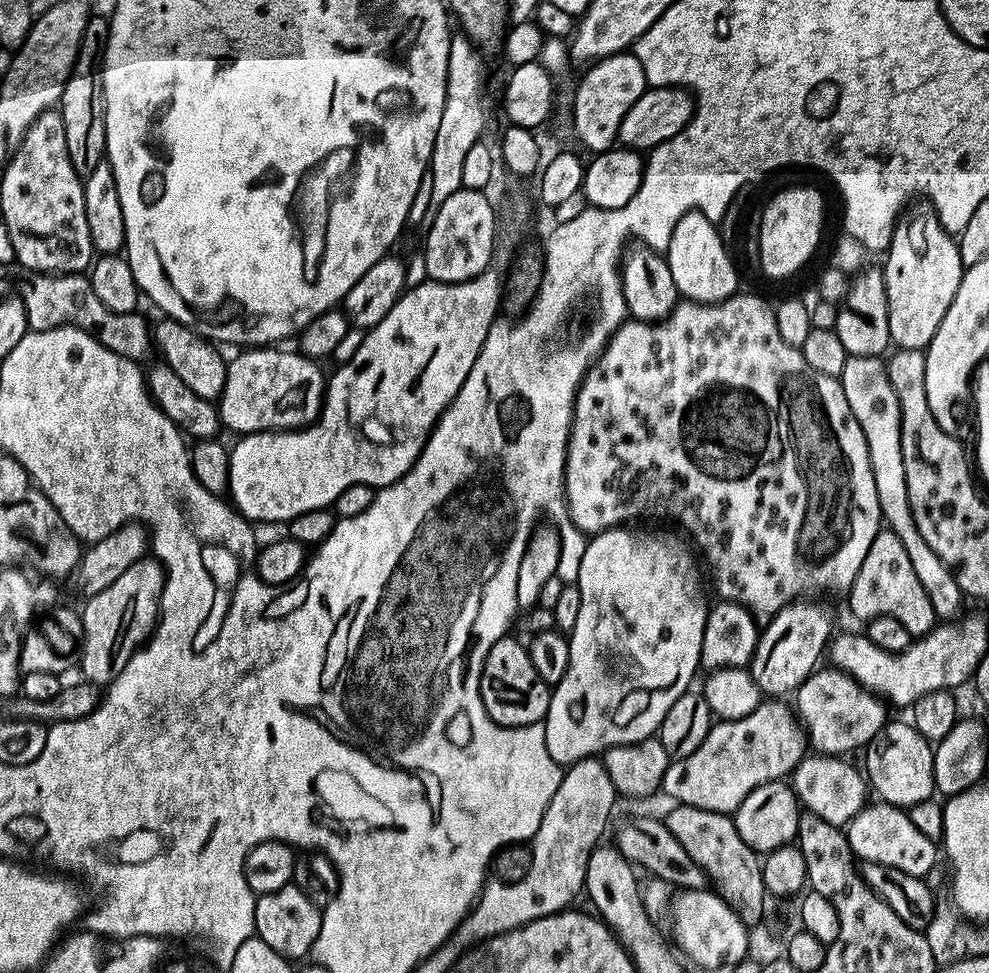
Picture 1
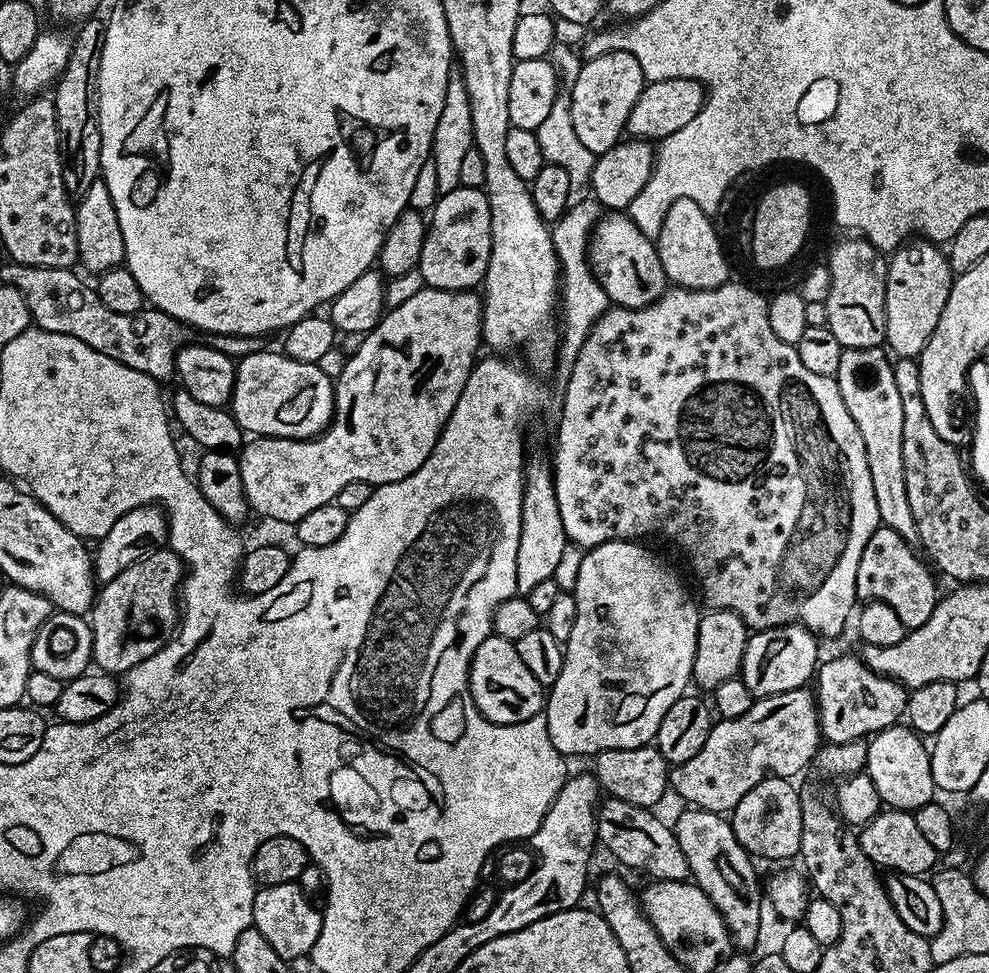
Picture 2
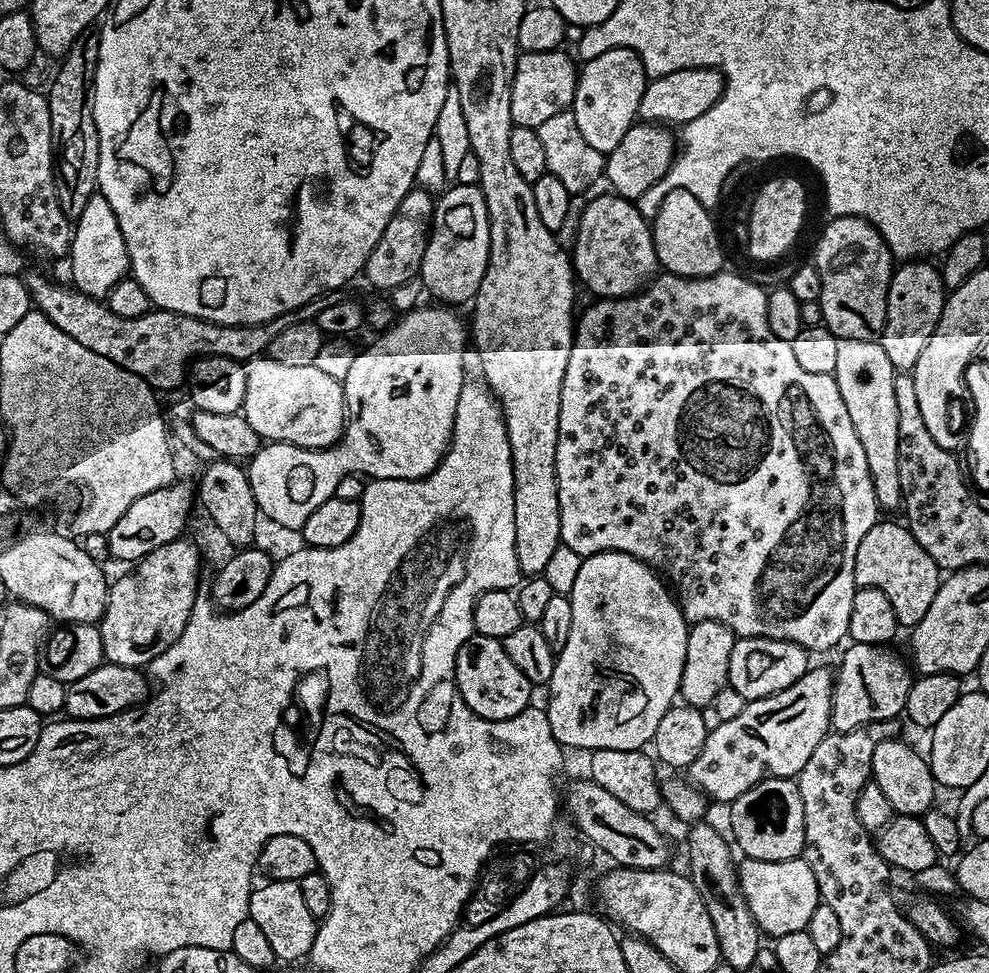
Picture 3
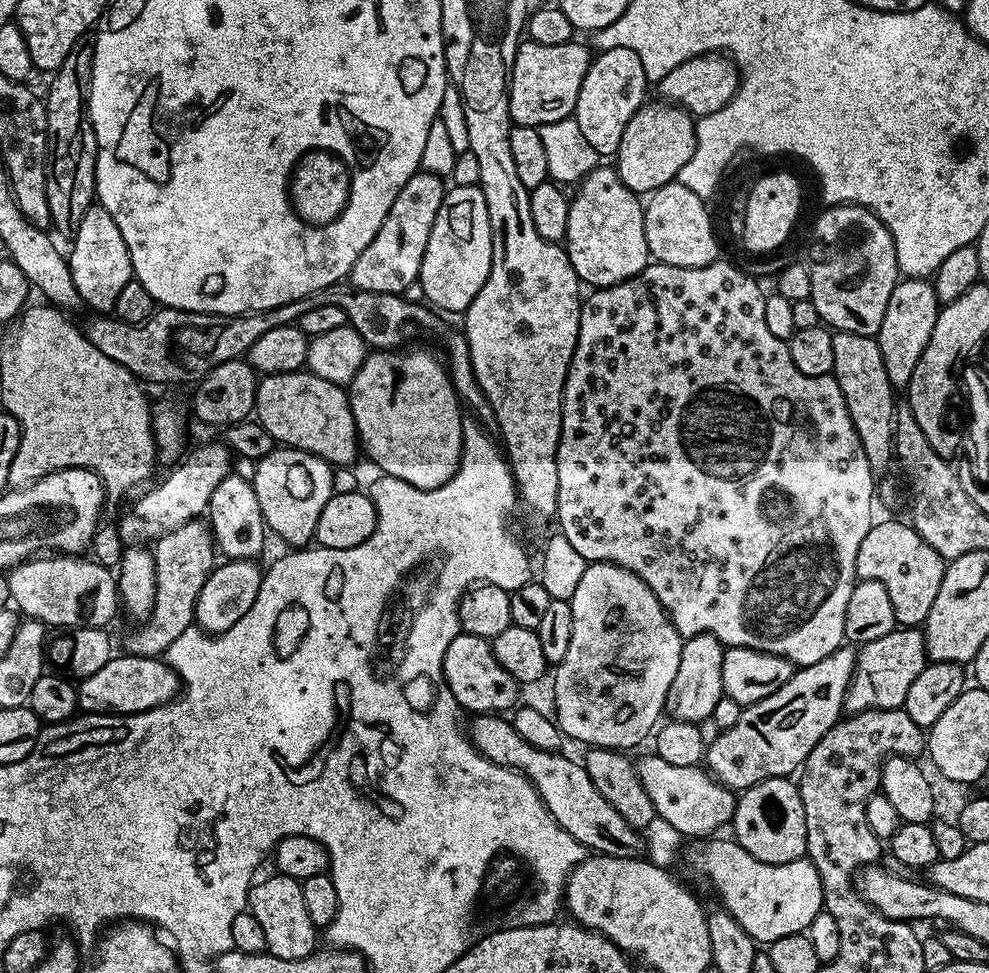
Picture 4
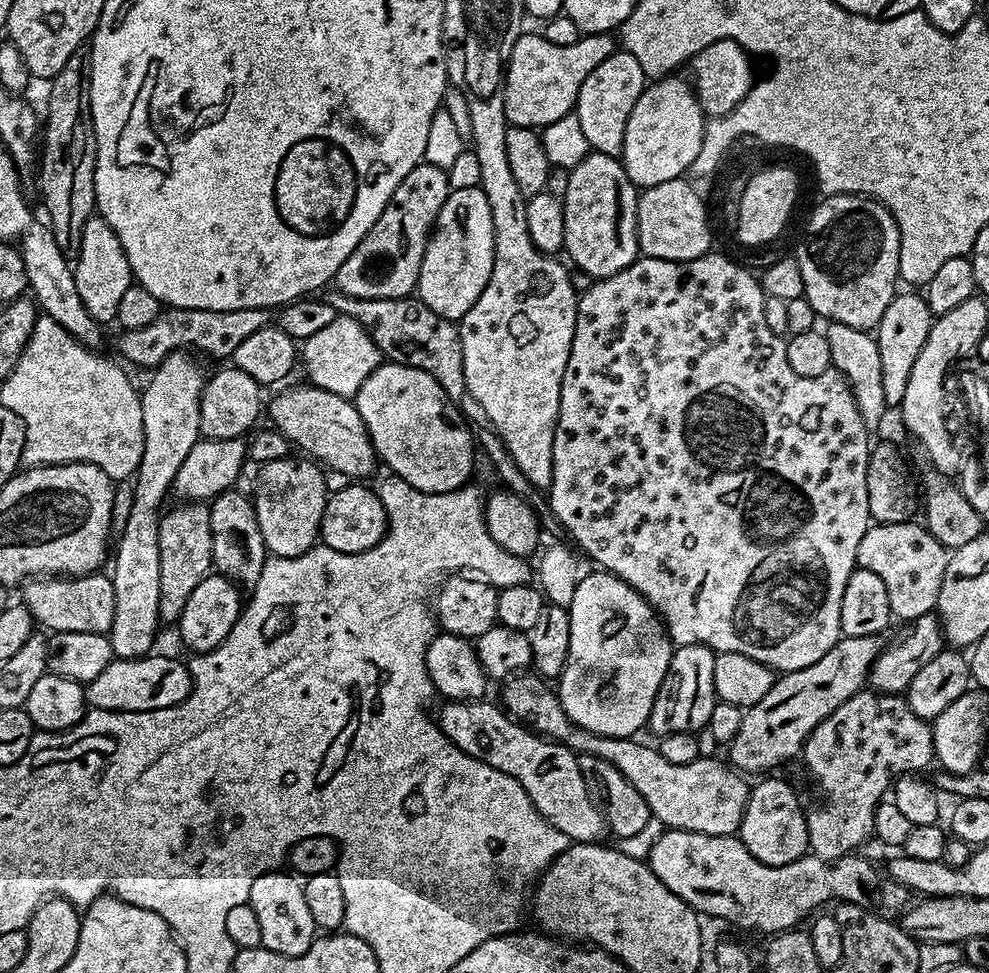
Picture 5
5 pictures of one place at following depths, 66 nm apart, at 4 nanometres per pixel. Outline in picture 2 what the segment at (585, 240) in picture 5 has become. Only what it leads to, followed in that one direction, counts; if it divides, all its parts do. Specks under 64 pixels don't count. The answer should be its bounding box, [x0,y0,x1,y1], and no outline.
[590,214,670,308]

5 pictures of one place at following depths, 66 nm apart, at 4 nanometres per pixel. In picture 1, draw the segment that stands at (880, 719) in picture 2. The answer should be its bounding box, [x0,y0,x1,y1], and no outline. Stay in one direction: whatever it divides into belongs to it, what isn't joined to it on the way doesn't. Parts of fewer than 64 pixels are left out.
[794,666,890,758]

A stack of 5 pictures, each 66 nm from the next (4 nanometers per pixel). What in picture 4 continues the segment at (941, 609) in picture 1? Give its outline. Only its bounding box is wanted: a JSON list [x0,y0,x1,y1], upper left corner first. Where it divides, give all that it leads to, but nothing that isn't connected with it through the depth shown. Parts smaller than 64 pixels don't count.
[834,332,894,473]

